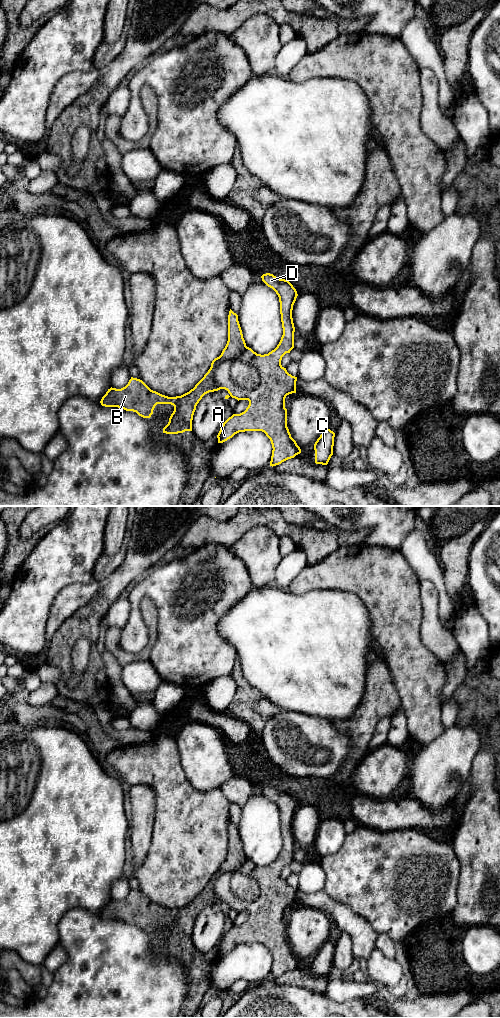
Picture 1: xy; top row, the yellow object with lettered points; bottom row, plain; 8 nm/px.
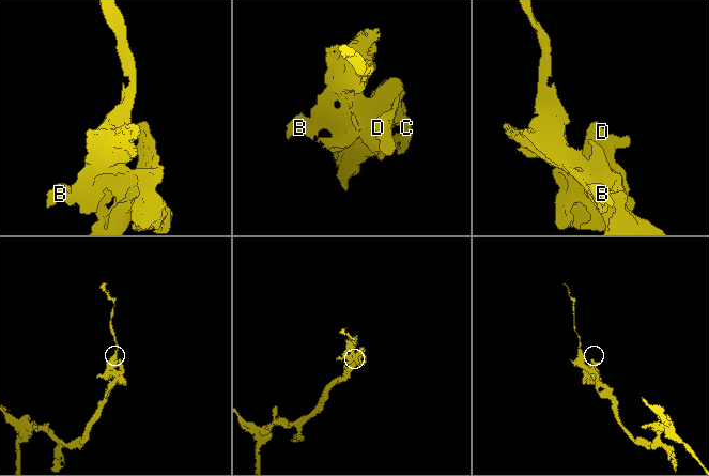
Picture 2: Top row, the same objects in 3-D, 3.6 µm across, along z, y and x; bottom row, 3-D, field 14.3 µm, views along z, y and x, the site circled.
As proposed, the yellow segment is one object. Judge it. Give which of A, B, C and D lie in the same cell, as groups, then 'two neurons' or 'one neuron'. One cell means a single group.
groups A C D / B; two neurons

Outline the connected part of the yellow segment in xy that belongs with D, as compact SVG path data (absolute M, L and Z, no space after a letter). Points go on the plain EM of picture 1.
M266 785L261 788L262 793L272 800L279 809L280 826L283 840L283 847L277 859L268 866L257 866L251 860L246 859L245 862L238 867L237 871L254 878L259 885L259 897L254 901L246 901L238 898L231 891L230 880L235 870L221 874L214 885L218 902L225 901L232 910L239 912L248 912L249 917L246 922L240 926L233 926L229 929L220 940L217 947L218 955L223 955L232 950L235 946L245 943L262 943L270 951L272 956L272 968L270 978L276 978L282 974L294 970L301 965L300 959L291 949L287 939L287 921L285 920L285 910L287 907L296 905L297 889L289 886L281 877L282 869L294 860L294 844L295 839L292 830L293 817L298 808L293 797L285 791L280 791L273 786Z

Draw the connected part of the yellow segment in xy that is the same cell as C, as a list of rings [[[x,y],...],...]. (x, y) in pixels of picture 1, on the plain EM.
[[[326,941],[314,956],[315,975],[327,977],[333,967],[335,945]]]

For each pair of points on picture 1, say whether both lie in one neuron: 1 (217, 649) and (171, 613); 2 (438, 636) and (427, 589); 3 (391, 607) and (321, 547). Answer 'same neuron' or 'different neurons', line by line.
1: same neuron
2: same neuron
3: different neurons

